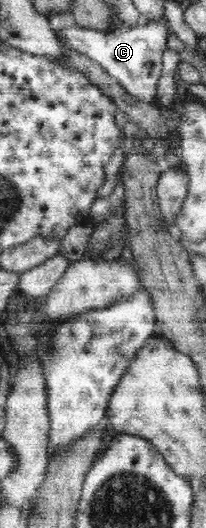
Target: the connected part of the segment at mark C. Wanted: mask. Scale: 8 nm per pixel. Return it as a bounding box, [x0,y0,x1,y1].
[48,16,170,105]

